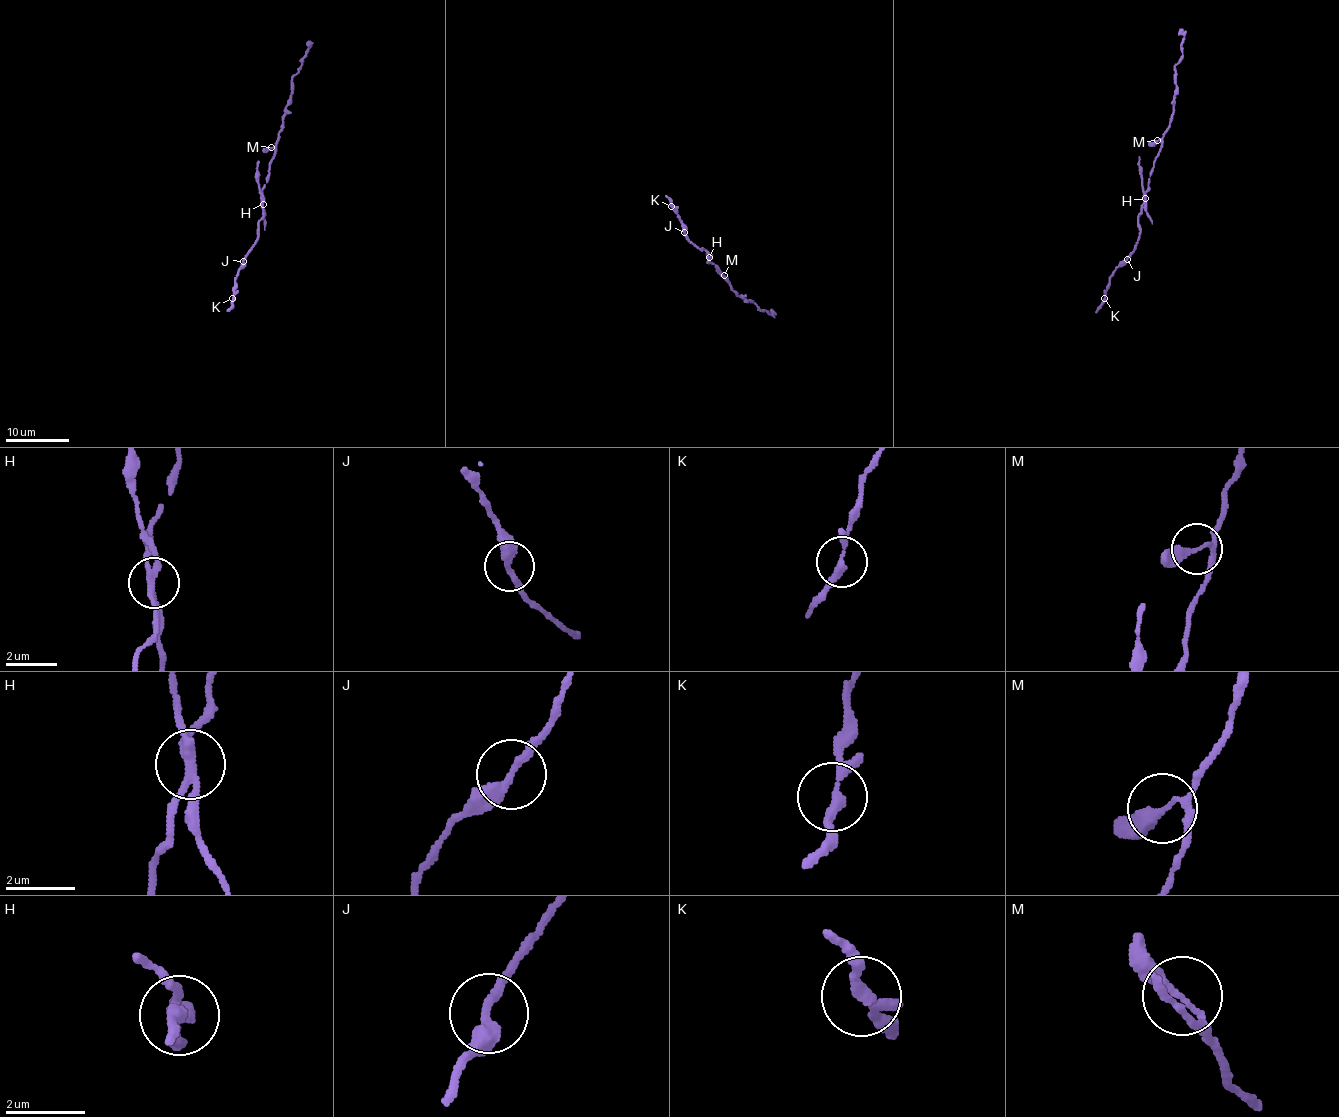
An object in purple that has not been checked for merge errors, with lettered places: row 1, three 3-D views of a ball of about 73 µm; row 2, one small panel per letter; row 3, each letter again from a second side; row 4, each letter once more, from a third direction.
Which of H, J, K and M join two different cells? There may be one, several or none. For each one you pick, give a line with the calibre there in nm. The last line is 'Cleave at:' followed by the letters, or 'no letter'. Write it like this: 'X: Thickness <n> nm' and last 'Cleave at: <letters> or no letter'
H: Thickness 240 nm
Cleave at: H

